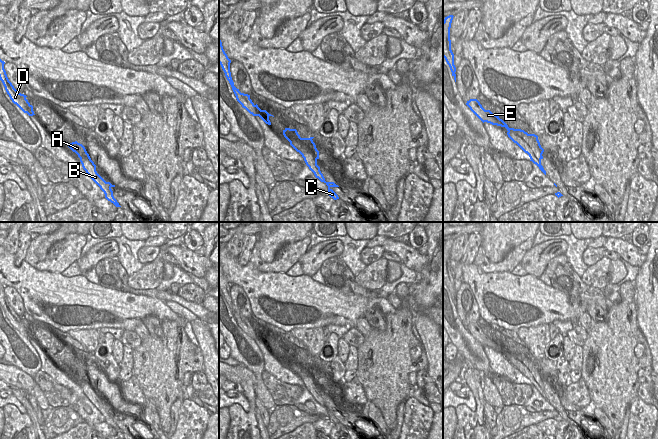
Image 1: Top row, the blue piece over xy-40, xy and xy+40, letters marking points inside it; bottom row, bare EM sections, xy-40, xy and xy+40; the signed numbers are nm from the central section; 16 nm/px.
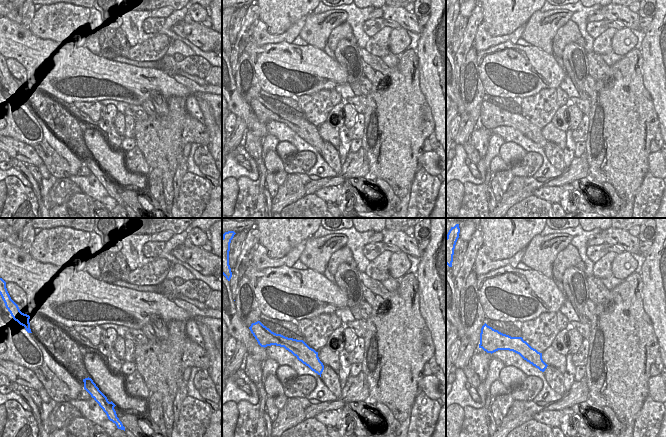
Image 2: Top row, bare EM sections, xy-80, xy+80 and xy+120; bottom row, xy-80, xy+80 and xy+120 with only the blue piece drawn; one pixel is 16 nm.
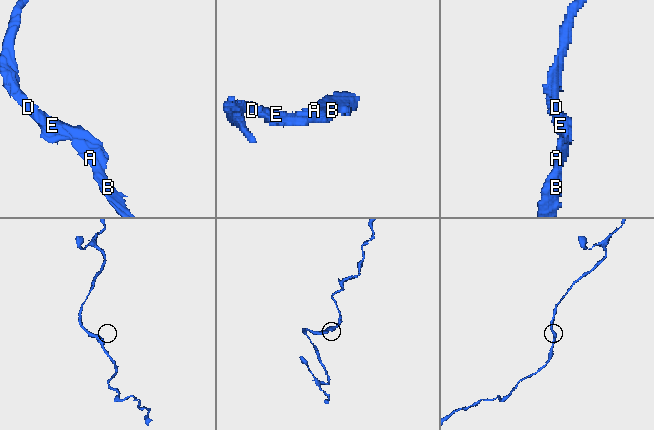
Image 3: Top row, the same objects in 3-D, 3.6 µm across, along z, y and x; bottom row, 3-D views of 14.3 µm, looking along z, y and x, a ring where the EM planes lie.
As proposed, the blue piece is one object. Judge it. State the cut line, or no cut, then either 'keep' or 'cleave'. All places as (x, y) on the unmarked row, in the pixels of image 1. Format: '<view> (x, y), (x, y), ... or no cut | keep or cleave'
no cut | keep

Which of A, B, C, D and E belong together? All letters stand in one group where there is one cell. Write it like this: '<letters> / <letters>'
A B C D E

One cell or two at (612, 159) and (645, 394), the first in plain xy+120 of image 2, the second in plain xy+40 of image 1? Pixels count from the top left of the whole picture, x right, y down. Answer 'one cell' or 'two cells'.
two cells

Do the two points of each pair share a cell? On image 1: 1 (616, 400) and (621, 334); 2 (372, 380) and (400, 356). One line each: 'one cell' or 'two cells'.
1: one cell
2: one cell

